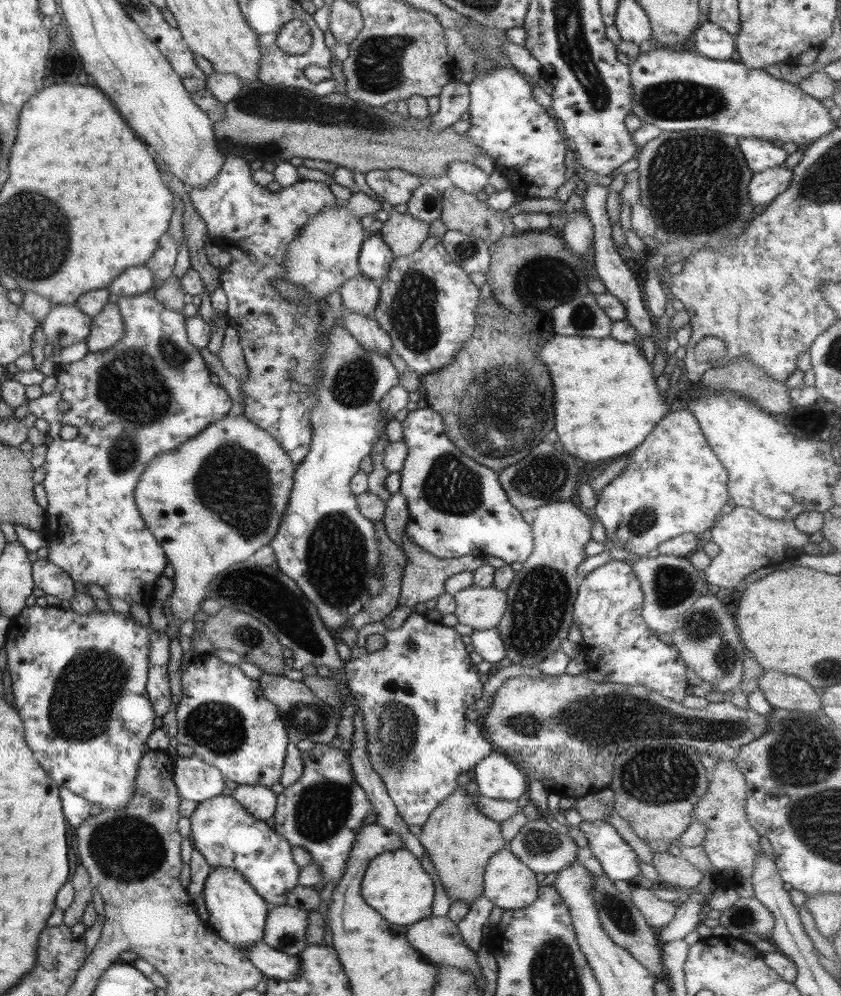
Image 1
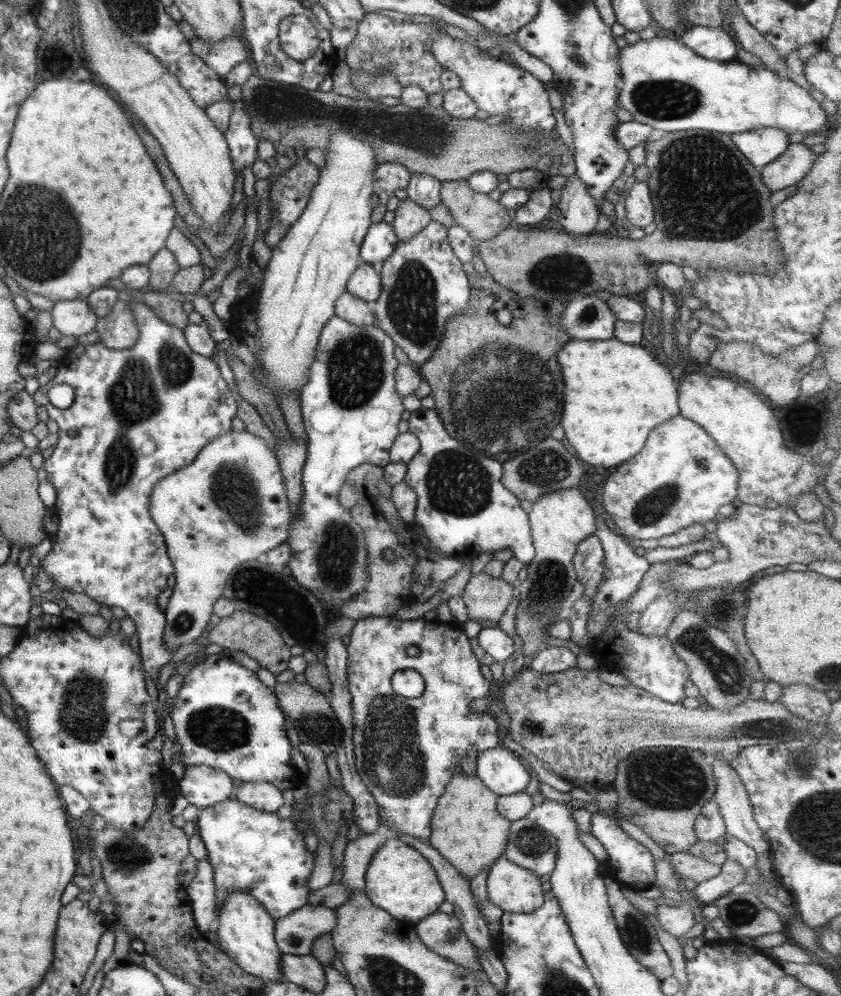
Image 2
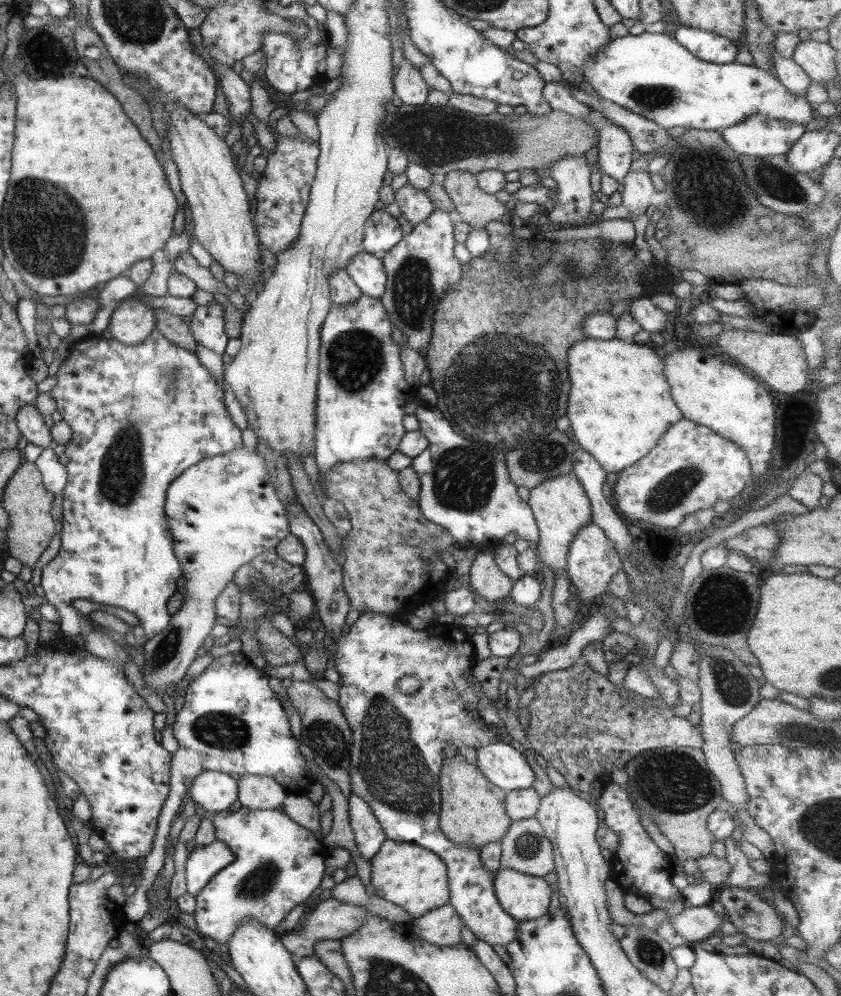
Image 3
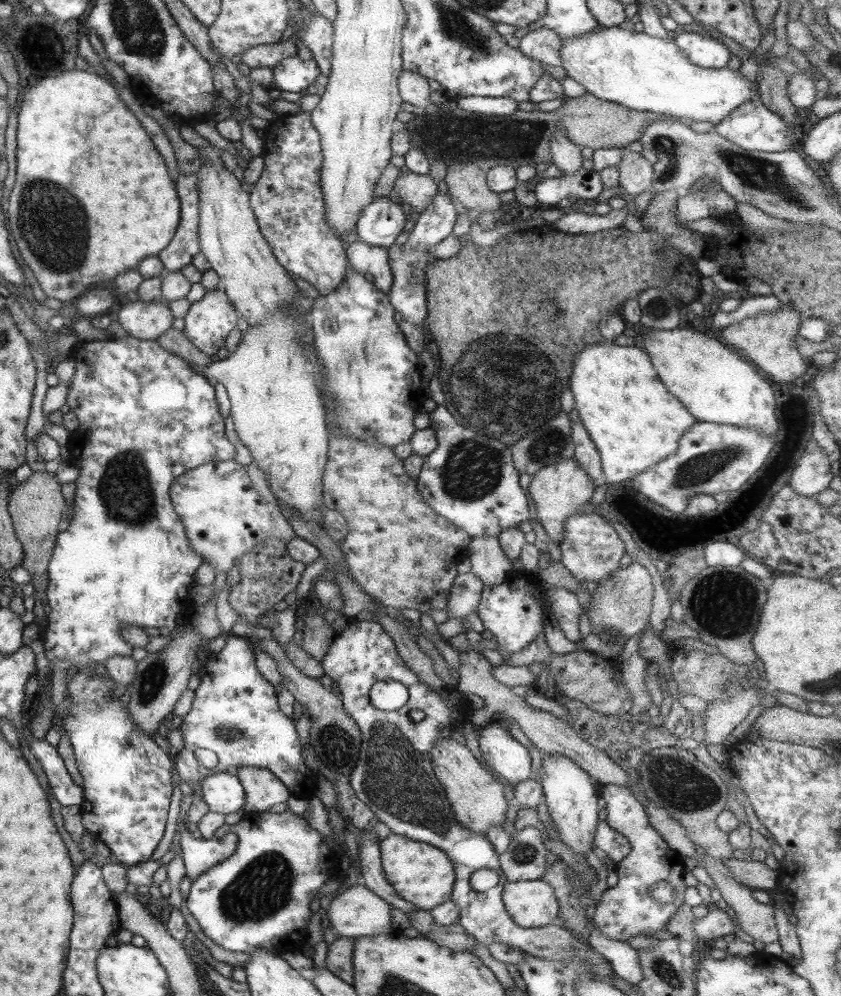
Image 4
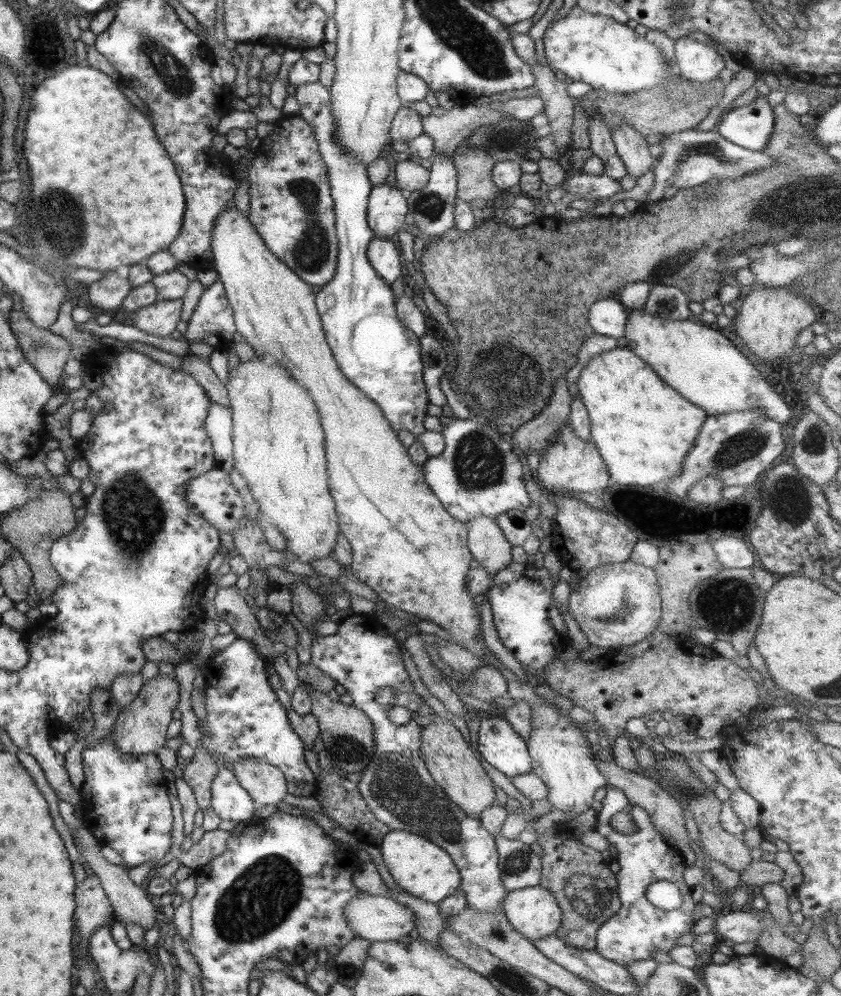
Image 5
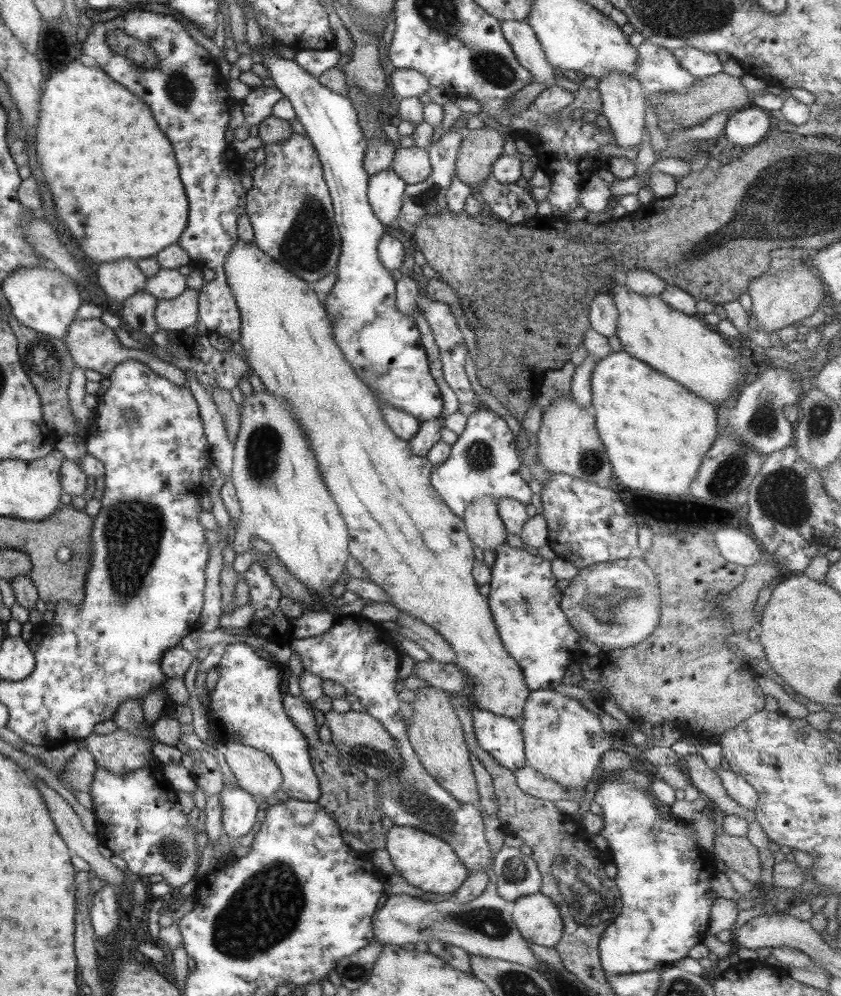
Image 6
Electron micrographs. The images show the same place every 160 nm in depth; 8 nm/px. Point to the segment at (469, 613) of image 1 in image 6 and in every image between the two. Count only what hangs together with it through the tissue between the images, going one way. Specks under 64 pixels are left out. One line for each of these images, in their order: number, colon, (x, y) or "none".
2: (484, 598)
3: (485, 579)
4: (488, 563)
5: (486, 543)
6: (484, 528)

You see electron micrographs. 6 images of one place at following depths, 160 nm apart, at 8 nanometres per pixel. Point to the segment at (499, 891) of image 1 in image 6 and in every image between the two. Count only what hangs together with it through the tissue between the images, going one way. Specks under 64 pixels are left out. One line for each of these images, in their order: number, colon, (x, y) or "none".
2: (513, 889)
3: (522, 897)
4: (531, 904)
5: (533, 912)
6: (535, 917)

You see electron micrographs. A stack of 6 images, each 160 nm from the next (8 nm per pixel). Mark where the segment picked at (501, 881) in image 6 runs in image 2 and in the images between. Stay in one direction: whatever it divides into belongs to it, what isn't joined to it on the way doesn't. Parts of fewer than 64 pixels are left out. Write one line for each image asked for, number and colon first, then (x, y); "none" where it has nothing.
2: (529, 846)
3: (525, 849)
4: (524, 859)
5: (519, 867)

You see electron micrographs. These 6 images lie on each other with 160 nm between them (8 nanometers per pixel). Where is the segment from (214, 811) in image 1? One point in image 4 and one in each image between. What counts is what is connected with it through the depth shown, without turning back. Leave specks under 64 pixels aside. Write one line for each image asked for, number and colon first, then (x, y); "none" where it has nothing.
2: (250, 851)
3: (277, 863)
4: (258, 896)

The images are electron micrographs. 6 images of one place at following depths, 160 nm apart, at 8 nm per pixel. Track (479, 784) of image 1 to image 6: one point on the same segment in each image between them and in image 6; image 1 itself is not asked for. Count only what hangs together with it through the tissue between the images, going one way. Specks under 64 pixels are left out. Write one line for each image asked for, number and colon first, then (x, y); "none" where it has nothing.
2: (499, 769)
3: (503, 766)
4: (504, 755)
5: (498, 744)
6: (499, 736)

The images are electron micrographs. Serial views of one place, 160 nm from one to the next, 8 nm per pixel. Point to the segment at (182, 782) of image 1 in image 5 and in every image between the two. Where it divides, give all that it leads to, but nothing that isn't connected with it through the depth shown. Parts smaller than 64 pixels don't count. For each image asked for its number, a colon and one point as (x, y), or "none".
2: (202, 786)
3: (214, 791)
4: (222, 792)
5: (229, 801)

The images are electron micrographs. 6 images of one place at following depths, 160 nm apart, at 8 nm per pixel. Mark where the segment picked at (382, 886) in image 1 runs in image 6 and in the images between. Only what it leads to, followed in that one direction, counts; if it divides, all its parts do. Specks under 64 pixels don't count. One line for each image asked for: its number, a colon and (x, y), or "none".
2: (398, 879)
3: (405, 874)
4: (422, 875)
5: (422, 869)
6: (423, 861)

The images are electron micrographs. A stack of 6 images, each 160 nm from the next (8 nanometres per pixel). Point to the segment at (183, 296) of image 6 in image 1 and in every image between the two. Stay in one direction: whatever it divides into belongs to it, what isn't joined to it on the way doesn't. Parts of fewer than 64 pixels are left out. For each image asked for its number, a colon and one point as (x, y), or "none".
1: (106, 328)
2: (115, 330)
3: (132, 320)
4: (143, 320)
5: (159, 319)

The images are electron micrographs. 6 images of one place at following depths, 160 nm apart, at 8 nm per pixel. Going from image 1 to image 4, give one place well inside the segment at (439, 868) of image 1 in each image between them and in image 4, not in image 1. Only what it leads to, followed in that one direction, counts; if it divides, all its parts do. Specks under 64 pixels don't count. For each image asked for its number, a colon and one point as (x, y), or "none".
2: (465, 830)
3: (471, 813)
4: (478, 802)

